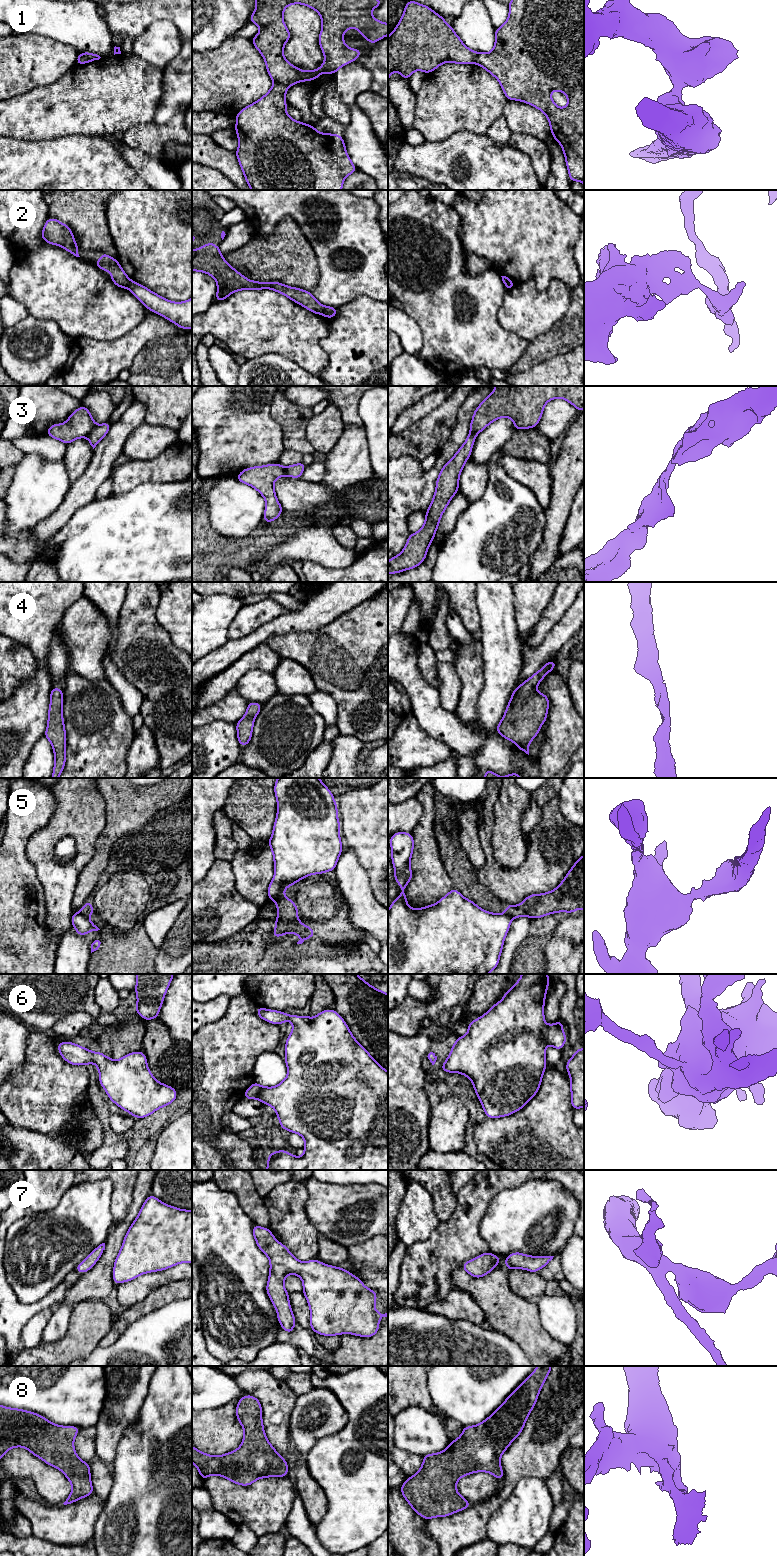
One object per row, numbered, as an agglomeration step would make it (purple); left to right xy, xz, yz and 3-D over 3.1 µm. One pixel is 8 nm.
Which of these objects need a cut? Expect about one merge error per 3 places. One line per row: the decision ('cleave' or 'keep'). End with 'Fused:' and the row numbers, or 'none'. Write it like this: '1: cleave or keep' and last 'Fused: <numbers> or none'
1: cleave
2: cleave
3: cleave
4: keep
5: cleave
6: keep
7: keep
8: keep
Fused: 1, 2, 3, 5

